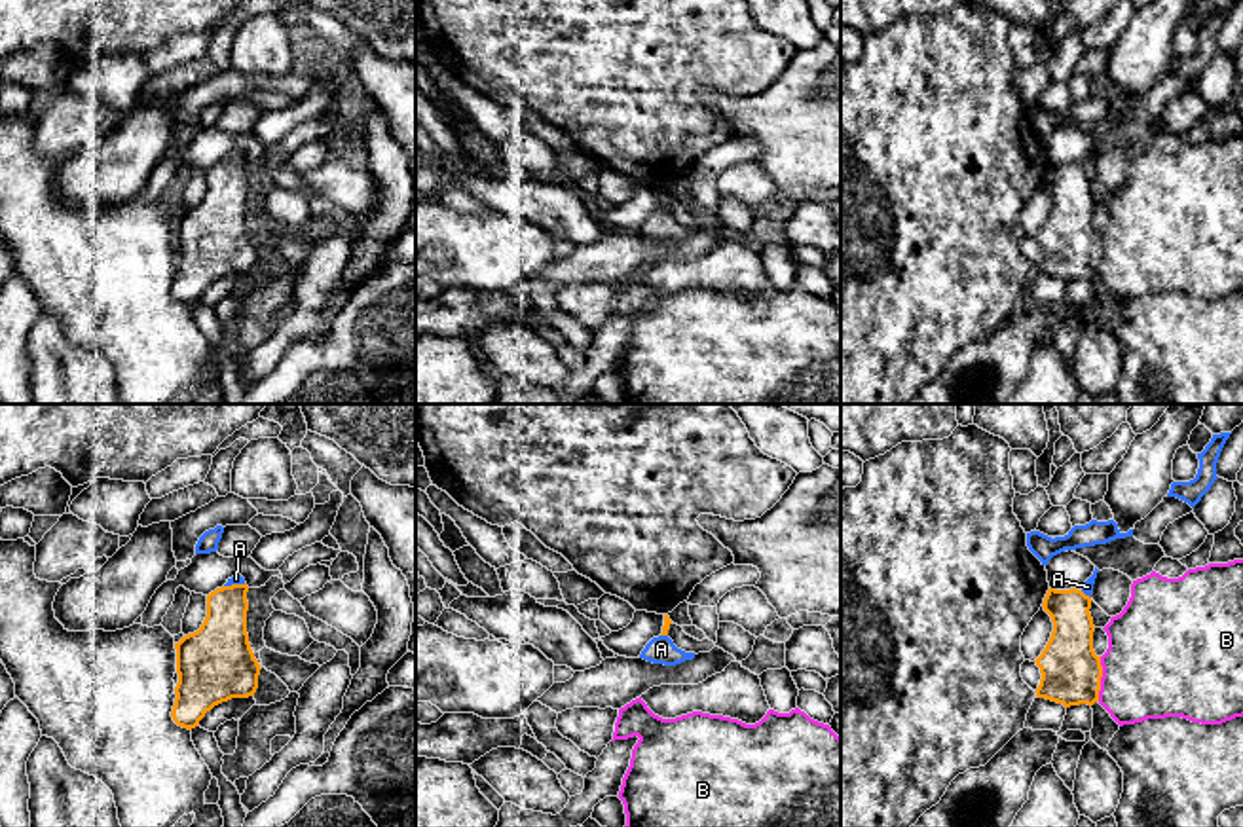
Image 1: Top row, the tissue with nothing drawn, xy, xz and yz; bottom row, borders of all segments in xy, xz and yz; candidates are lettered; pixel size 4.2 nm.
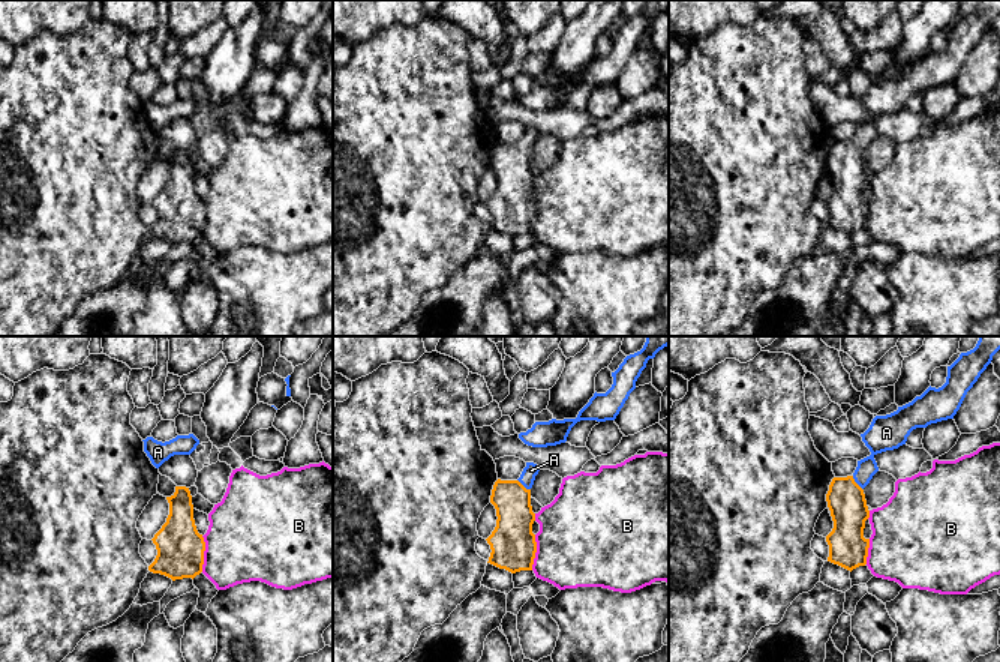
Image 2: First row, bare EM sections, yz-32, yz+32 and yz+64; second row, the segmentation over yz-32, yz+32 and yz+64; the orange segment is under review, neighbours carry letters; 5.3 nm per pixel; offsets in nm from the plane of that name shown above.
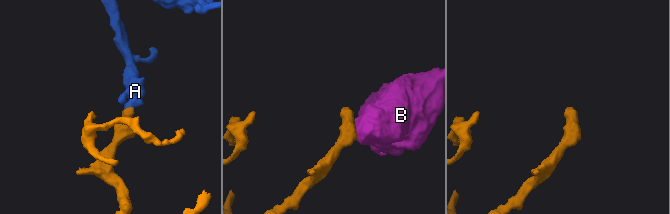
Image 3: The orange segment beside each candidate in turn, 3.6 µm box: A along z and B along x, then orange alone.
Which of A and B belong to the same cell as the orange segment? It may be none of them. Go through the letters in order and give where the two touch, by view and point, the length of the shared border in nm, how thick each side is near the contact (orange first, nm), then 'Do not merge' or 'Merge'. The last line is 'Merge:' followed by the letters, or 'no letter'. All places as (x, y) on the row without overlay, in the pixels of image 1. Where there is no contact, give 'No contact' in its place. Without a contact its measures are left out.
A: Touches orange at yz (1084, 169). Shared border 60 nm. Thickness 200 nm (orange) against 50 nm. Merge
B: Touches orange at yz (1099, 255). Shared border 190 nm. Thickness 260 nm (orange) against 440 nm. Do not merge
Merge: A

